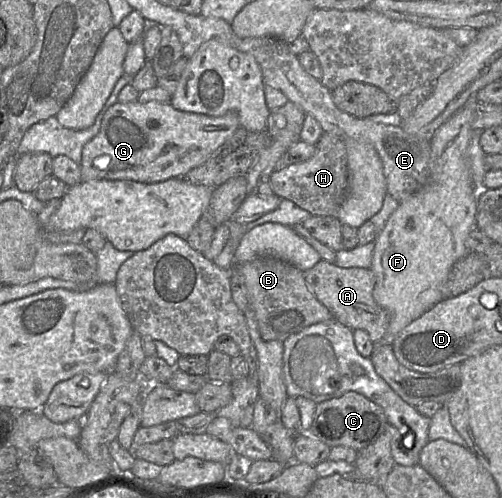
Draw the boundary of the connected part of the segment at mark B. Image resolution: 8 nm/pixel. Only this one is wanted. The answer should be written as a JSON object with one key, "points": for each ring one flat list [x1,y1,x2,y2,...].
{"points":[[264,256,237,264,235,270,244,278,248,308,253,311,260,335,265,341,284,342,291,335,310,325,334,318,331,311,312,293,303,272,289,262]]}

